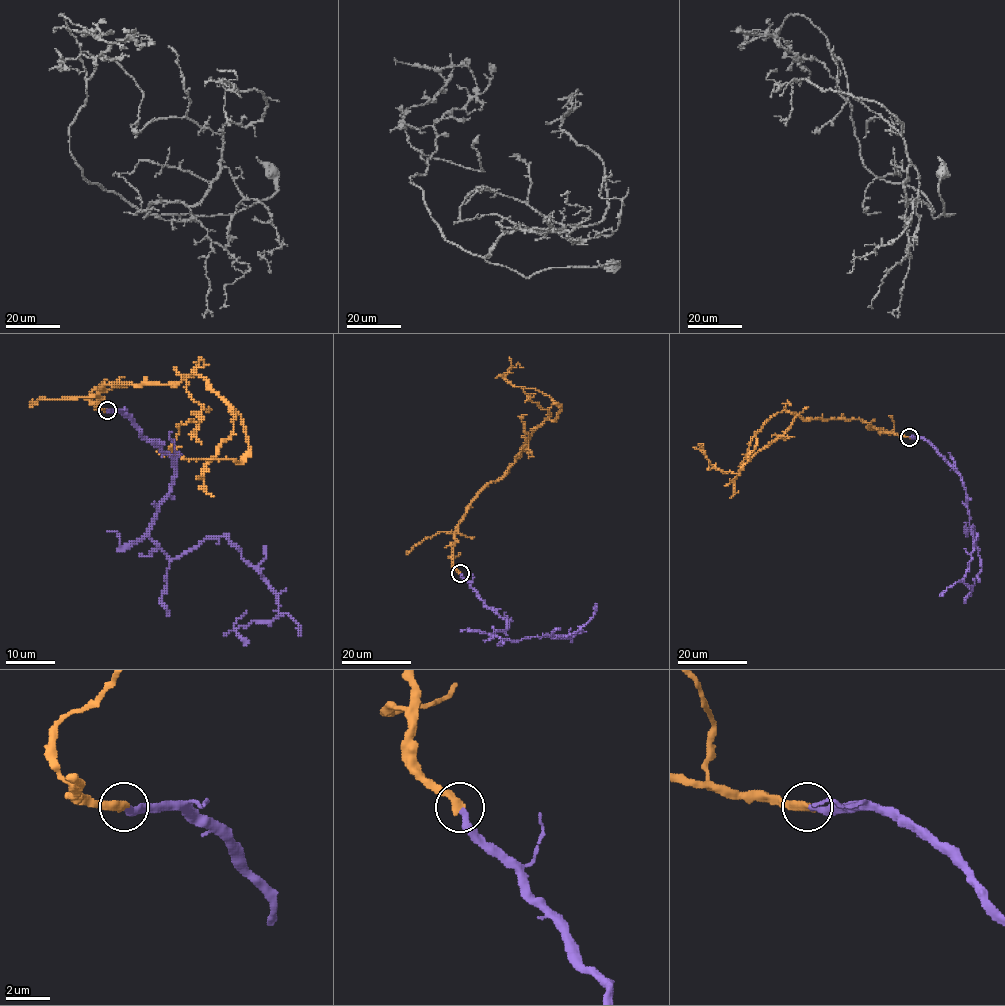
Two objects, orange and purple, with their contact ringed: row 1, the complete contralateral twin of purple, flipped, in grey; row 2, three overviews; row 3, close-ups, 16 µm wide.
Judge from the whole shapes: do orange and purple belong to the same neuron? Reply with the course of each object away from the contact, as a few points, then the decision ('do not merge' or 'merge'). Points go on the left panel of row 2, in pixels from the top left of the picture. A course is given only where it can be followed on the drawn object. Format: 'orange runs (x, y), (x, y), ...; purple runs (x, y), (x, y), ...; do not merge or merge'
orange runs (106, 410), (96, 406), (105, 385), (194, 373), (242, 419), (249, 453), (176, 456), (178, 427), (196, 421); purple runs (106, 410), (172, 460), (147, 535), (171, 559), (225, 537), (279, 602), (270, 621), (235, 628), (245, 610); merge

